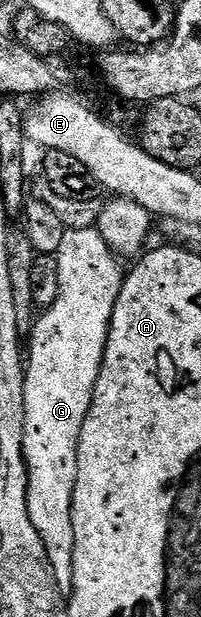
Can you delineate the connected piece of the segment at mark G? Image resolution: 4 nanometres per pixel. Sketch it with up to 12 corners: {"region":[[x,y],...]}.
{"region":[[67,229],[28,333],[28,515],[72,589],[78,440],[123,262]]}

